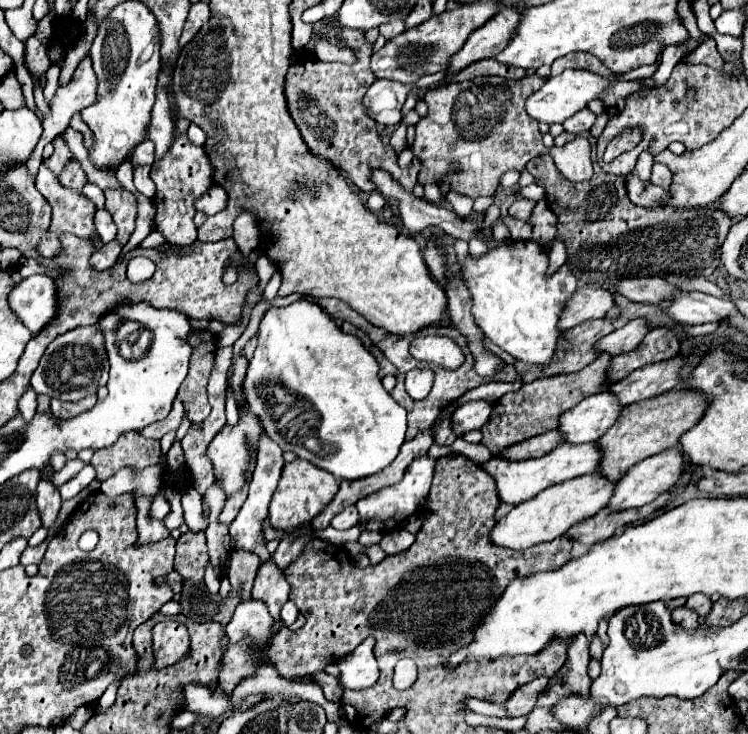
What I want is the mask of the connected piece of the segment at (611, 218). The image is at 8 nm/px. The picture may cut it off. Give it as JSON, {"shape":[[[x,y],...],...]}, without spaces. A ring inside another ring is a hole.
{"shape":[[[593,137],[591,147],[594,174],[583,184],[567,182],[549,156],[539,156],[527,164],[535,184],[545,190],[549,208],[559,218],[555,238],[565,244],[565,264],[571,266],[577,280],[601,282],[641,276],[685,280],[711,276],[719,264],[719,250],[731,228],[731,218],[725,218],[721,210],[711,206],[697,210],[649,210],[631,204],[623,176],[611,174],[609,178],[599,166]]]}

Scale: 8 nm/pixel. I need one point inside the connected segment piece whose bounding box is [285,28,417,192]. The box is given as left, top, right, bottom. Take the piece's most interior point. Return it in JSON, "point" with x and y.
{"point":[324,100]}

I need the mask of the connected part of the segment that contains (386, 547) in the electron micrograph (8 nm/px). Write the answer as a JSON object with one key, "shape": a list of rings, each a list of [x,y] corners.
{"shape":[[[401,528],[384,533],[380,546],[387,555],[393,555],[408,549],[415,540],[415,535]]]}

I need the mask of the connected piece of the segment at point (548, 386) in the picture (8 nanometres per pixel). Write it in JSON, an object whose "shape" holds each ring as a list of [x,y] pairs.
{"shape":[[[601,354],[599,358],[595,358],[595,362],[591,362],[589,366],[585,366],[583,370],[579,370],[575,374],[559,374],[559,376],[551,376],[551,378],[539,378],[539,380],[533,380],[531,384],[523,384],[517,392],[505,394],[503,398],[499,398],[493,404],[491,418],[481,428],[481,434],[483,434],[481,444],[487,446],[491,450],[491,454],[499,454],[503,448],[507,448],[511,444],[517,444],[531,436],[539,436],[543,432],[555,430],[557,418],[565,410],[579,404],[583,398],[601,392],[607,386],[609,362],[611,362],[611,356]]]}

